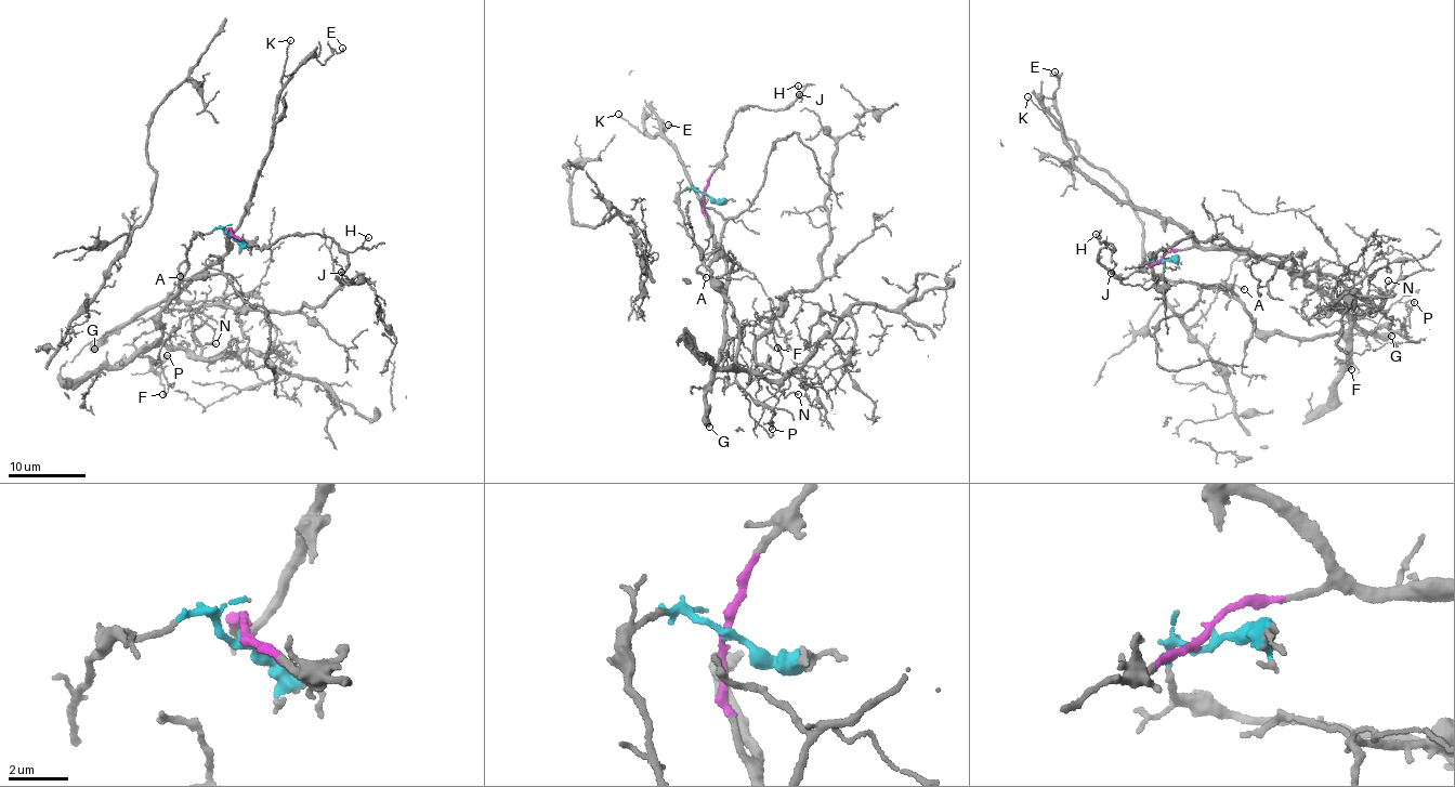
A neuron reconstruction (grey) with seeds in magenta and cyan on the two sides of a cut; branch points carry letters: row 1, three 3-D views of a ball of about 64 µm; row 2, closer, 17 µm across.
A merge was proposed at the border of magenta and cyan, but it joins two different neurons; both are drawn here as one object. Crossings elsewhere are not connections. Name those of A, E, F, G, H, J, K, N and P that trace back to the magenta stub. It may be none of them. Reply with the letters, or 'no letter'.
E, G, H, J, K

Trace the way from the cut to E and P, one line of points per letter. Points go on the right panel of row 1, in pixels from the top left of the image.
E: (1163, 258), (1192, 245), (1190, 236), (1130, 208), (1074, 162), (1041, 99), (1060, 83), (1053, 70)
P: (1163, 260), (1150, 264), (1156, 277), (1222, 289), (1255, 327), (1288, 336), (1393, 330), (1414, 302)

